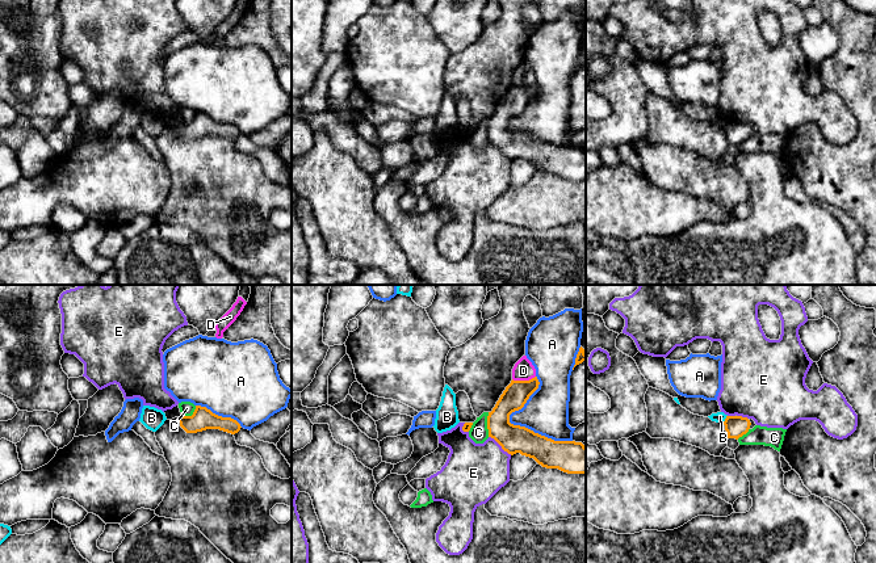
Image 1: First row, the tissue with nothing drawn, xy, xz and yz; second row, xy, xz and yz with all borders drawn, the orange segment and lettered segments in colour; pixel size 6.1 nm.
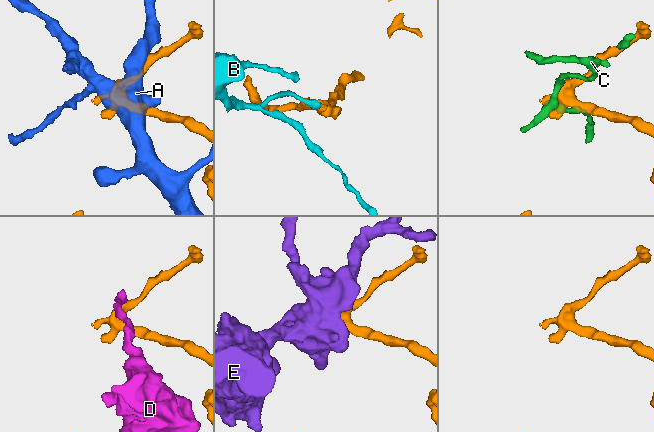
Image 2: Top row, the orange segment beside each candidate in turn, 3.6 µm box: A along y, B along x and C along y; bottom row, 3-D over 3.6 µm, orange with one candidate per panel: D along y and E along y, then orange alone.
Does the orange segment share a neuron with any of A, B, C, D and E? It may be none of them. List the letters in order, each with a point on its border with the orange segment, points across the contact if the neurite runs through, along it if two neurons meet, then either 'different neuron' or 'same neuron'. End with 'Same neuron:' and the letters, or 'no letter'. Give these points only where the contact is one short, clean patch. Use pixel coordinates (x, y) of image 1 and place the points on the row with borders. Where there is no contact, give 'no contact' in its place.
A: contact xz (516, 425); different neuron
B: contact yz (725, 419); border yz (726, 415), (722, 423); different neuron
C: contact xz (487, 424); different neuron
D: contact xz (523, 381); different neuron
E: contact xz (501, 445); different neuron
Same neuron: no letter

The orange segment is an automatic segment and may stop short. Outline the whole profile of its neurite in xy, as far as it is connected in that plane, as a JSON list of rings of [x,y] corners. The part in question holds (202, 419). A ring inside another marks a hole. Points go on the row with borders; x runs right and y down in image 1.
[[[196,406],[192,416],[180,416],[179,423],[186,433],[197,433],[206,429],[219,429],[235,434],[242,428],[236,420],[218,416],[206,407],[201,406]]]

